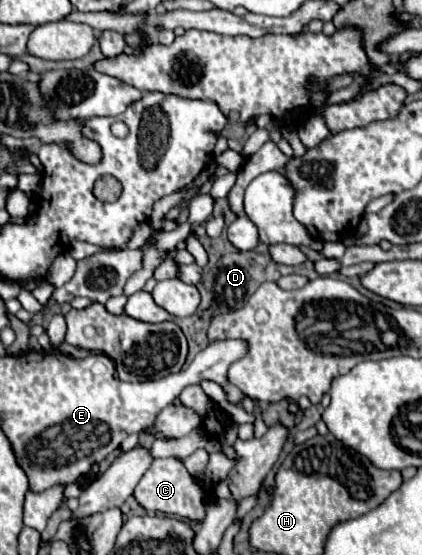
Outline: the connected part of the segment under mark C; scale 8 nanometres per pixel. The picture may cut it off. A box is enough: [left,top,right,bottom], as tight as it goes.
[134,457,212,521]

